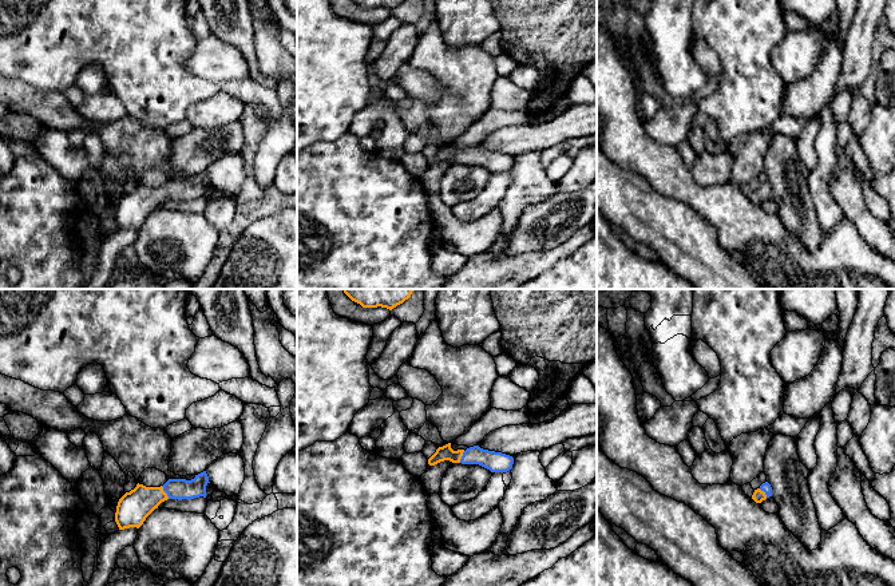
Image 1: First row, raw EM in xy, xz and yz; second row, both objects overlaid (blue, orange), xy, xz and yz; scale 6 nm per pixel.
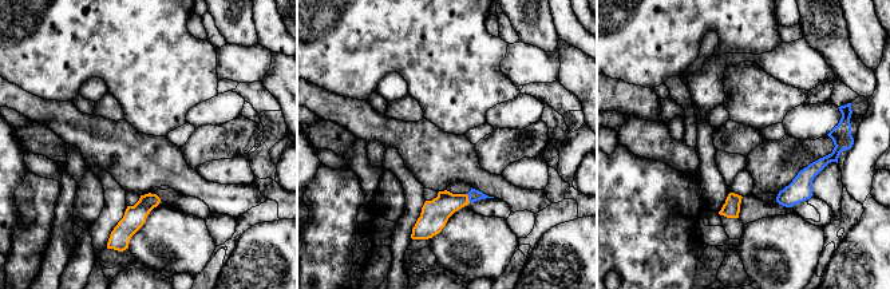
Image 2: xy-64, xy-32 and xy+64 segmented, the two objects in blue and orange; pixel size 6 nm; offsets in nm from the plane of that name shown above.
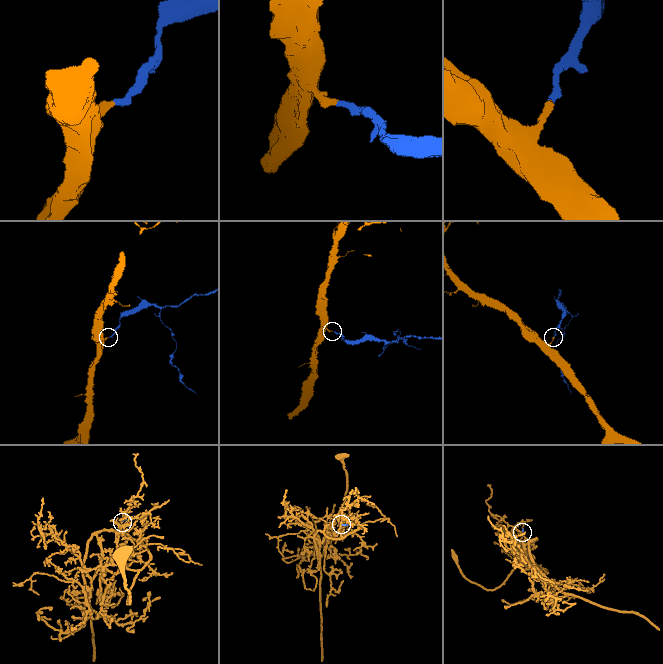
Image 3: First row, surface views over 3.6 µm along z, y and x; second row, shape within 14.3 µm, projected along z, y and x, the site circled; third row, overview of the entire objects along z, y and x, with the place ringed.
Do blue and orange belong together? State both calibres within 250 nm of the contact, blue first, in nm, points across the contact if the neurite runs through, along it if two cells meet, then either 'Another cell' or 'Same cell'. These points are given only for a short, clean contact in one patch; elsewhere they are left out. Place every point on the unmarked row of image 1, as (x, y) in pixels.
Thickness 130 nm (blue) against 200 nm. Path across: xy (175, 189), (165, 191), (142, 201), (133, 209). Same cell

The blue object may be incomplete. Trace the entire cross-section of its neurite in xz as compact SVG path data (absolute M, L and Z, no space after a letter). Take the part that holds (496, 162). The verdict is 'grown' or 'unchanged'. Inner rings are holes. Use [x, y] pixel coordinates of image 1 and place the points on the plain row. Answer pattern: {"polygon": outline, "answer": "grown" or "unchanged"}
{"polygon": "M451 143L439 147L436 153L428 159L429 166L450 161L462 165L479 165L491 173L507 173L512 169L514 158L502 153L483 150L474 146L464 150L454 151Z", "answer": "grown"}

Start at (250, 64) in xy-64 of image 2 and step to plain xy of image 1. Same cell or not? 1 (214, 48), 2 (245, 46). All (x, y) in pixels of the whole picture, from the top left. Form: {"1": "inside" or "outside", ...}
{"1": "inside", "2": "outside"}

